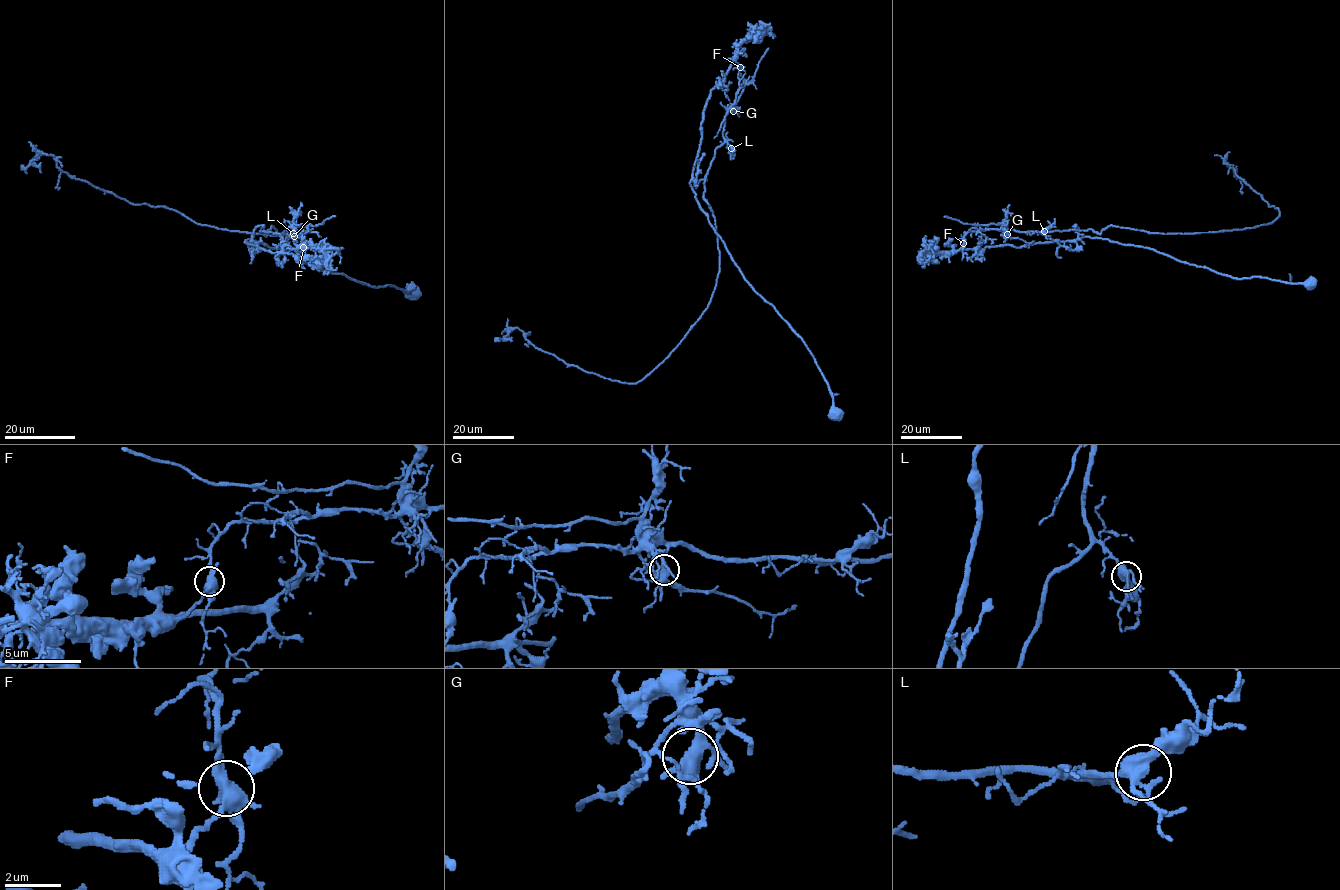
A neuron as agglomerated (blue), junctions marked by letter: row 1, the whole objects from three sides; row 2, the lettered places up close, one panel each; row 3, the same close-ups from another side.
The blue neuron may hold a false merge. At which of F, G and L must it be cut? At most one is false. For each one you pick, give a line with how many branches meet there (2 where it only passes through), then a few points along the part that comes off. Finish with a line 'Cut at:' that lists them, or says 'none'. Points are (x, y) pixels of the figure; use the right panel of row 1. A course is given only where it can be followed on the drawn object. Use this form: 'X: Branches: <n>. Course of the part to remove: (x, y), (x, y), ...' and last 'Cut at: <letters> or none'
F: Branches: 5. Course of the part to remove: (963, 243), (969, 231), (1004, 227), (1193, 234), (1272, 222), (1277, 208), (1224, 162), (1237, 179)
Cut at: F

